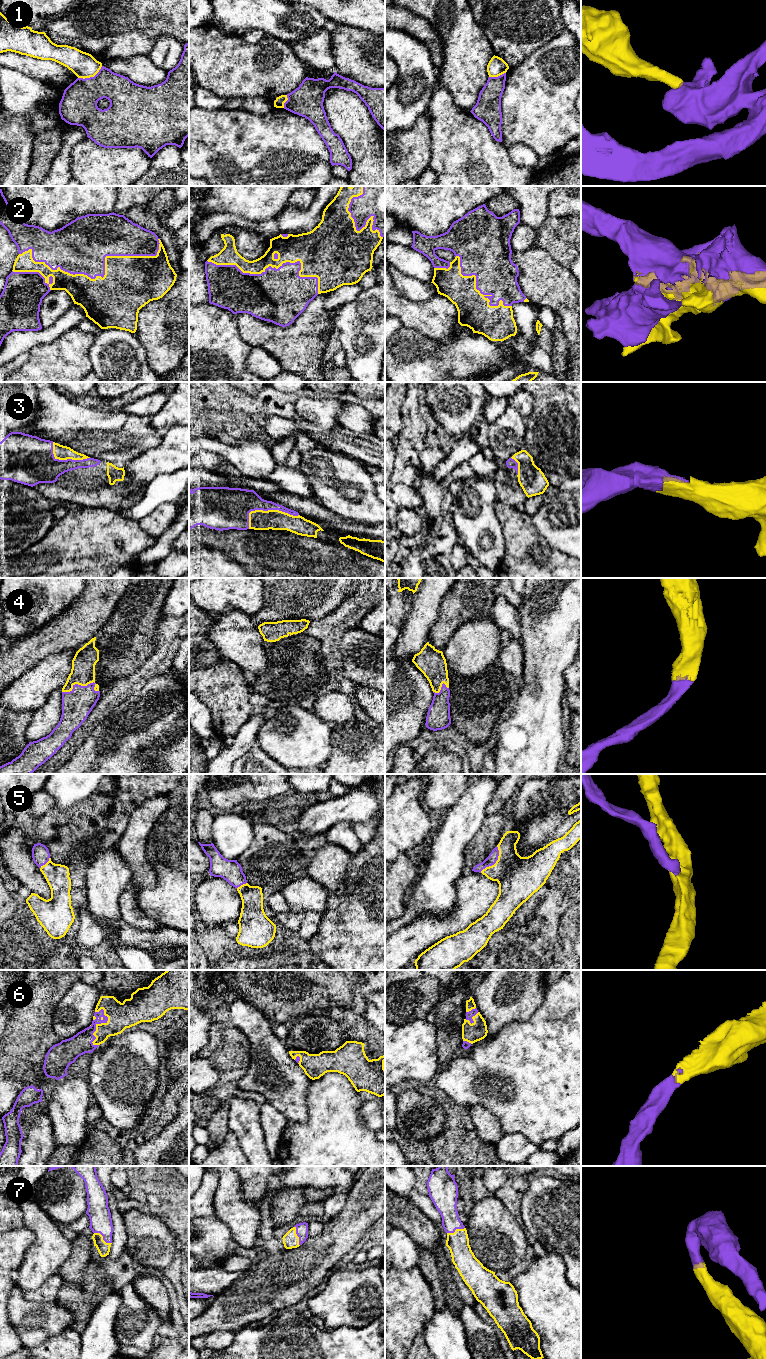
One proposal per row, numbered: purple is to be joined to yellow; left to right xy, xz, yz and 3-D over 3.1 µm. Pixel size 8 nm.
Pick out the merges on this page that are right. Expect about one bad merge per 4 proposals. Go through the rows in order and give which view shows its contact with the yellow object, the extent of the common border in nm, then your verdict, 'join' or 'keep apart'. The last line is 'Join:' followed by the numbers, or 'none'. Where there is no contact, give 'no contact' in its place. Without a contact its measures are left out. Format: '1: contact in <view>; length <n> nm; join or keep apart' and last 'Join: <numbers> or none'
1: contact in xy; length 220 nm; keep apart
2: contact in xy; length 1150 nm; join
3: contact in xz; length 420 nm; join
4: contact in xy; length 300 nm; join
5: contact in yz; length 260 nm; join
6: contact in xy; length 320 nm; join
7: contact in xy; length 170 nm; join
Join: 2, 3, 4, 5, 6, 7

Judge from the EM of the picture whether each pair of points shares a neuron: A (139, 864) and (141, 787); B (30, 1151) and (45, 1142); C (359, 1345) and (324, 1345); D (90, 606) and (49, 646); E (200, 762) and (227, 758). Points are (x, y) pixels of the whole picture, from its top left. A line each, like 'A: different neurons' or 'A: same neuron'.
A: different neurons
B: same neuron
C: same neuron
D: same neuron
E: different neurons

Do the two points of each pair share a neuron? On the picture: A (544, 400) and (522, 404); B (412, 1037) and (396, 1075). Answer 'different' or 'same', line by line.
A: different
B: same

